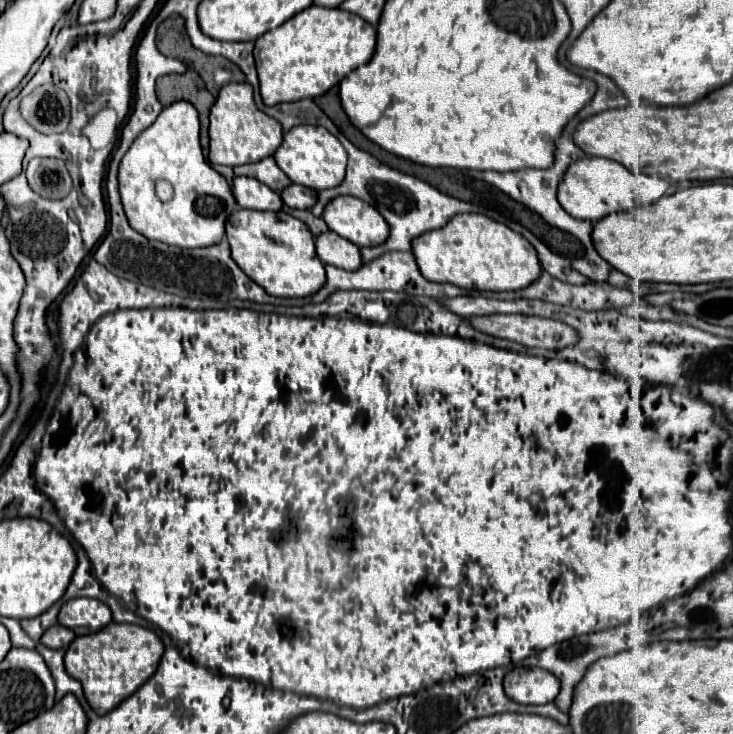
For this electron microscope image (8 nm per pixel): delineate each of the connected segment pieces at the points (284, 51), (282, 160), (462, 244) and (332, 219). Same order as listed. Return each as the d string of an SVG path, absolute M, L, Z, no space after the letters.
M310 5L308 9L296 13L274 31L266 31L264 35L260 35L260 39L256 39L254 43L254 61L256 61L260 95L264 105L300 101L306 97L314 99L326 93L330 87L338 85L350 71L368 63L374 47L376 47L376 29L364 19L358 19L358 15L350 15L348 11L342 11L342 9Z
M298 125L292 127L288 133L284 133L282 145L274 153L274 159L278 167L290 177L292 183L310 187L314 191L330 189L342 183L346 175L346 151L340 145L340 141L324 127L320 125Z
M460 213L454 215L444 227L436 231L426 231L418 235L412 243L412 253L416 257L420 273L428 281L442 281L452 283L462 289L478 289L478 291L516 291L522 287L528 287L534 283L542 271L536 249L516 231L506 227L504 223L498 223L486 215L480 213Z
M350 195L332 199L324 207L322 219L330 231L346 237L358 247L374 247L384 243L388 235L388 225L382 215L378 215L368 203L362 203L362 199Z

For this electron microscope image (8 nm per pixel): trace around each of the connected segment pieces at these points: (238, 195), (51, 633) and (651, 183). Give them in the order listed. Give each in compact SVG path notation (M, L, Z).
M234 177L232 193L240 207L258 209L258 211L280 211L282 199L264 183L258 183L250 177Z
M52 625L48 631L44 631L44 635L42 635L42 645L46 645L46 647L50 647L50 649L66 649L68 647L68 643L72 643L72 639L74 639L76 635L74 633L70 633L66 627L62 627L62 625Z
M582 157L574 161L562 175L562 181L558 183L558 203L572 217L596 223L596 219L602 219L608 213L618 213L632 207L648 205L650 201L656 201L662 195L668 195L672 191L674 187L664 179L648 177L648 175L634 175L632 171L628 171L626 167L610 159Z

